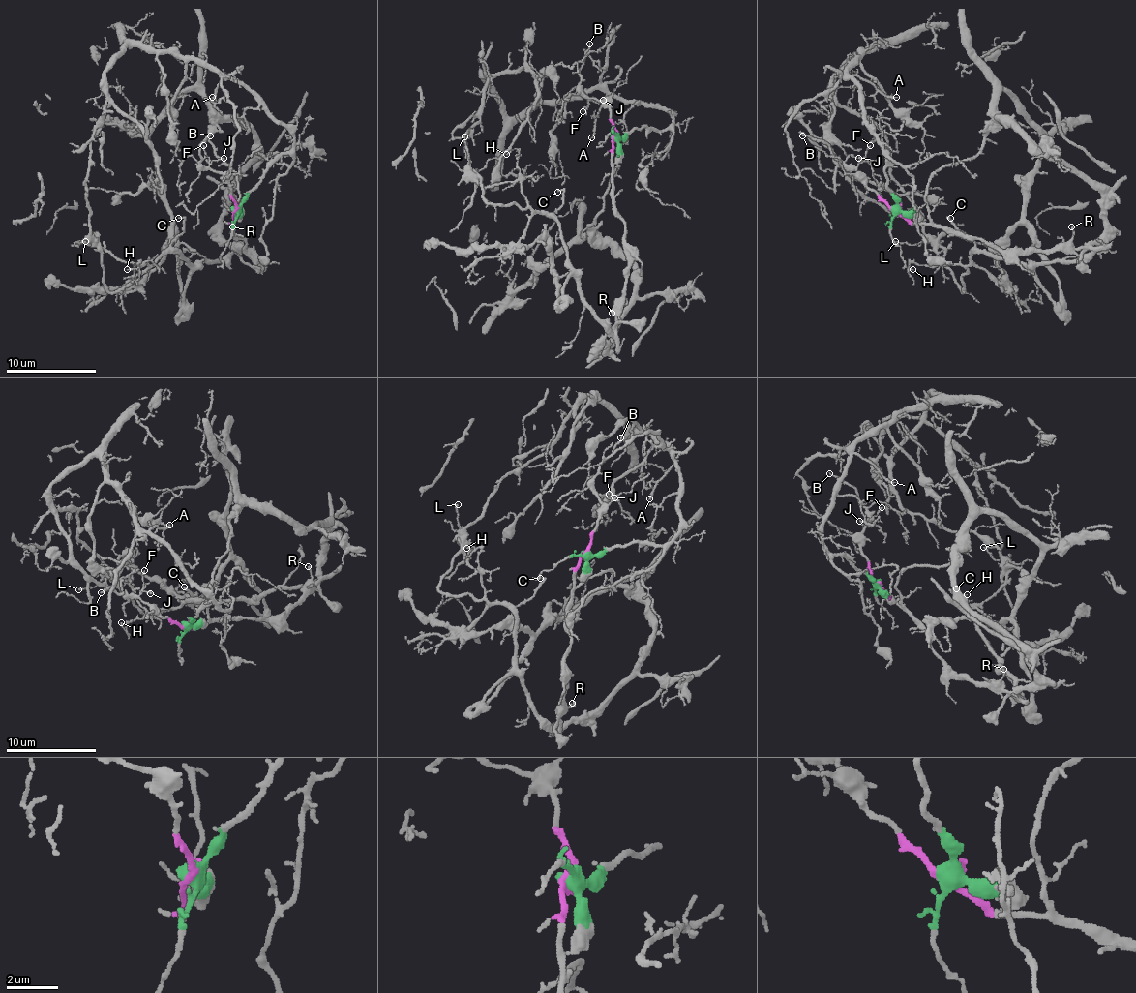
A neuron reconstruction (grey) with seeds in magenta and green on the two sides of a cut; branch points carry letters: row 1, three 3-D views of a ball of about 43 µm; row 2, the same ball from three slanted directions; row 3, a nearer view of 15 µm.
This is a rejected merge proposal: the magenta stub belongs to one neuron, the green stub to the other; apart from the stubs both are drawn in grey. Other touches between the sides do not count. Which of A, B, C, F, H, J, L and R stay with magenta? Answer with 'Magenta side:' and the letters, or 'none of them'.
Magenta side: B, C, F, H, J, R

